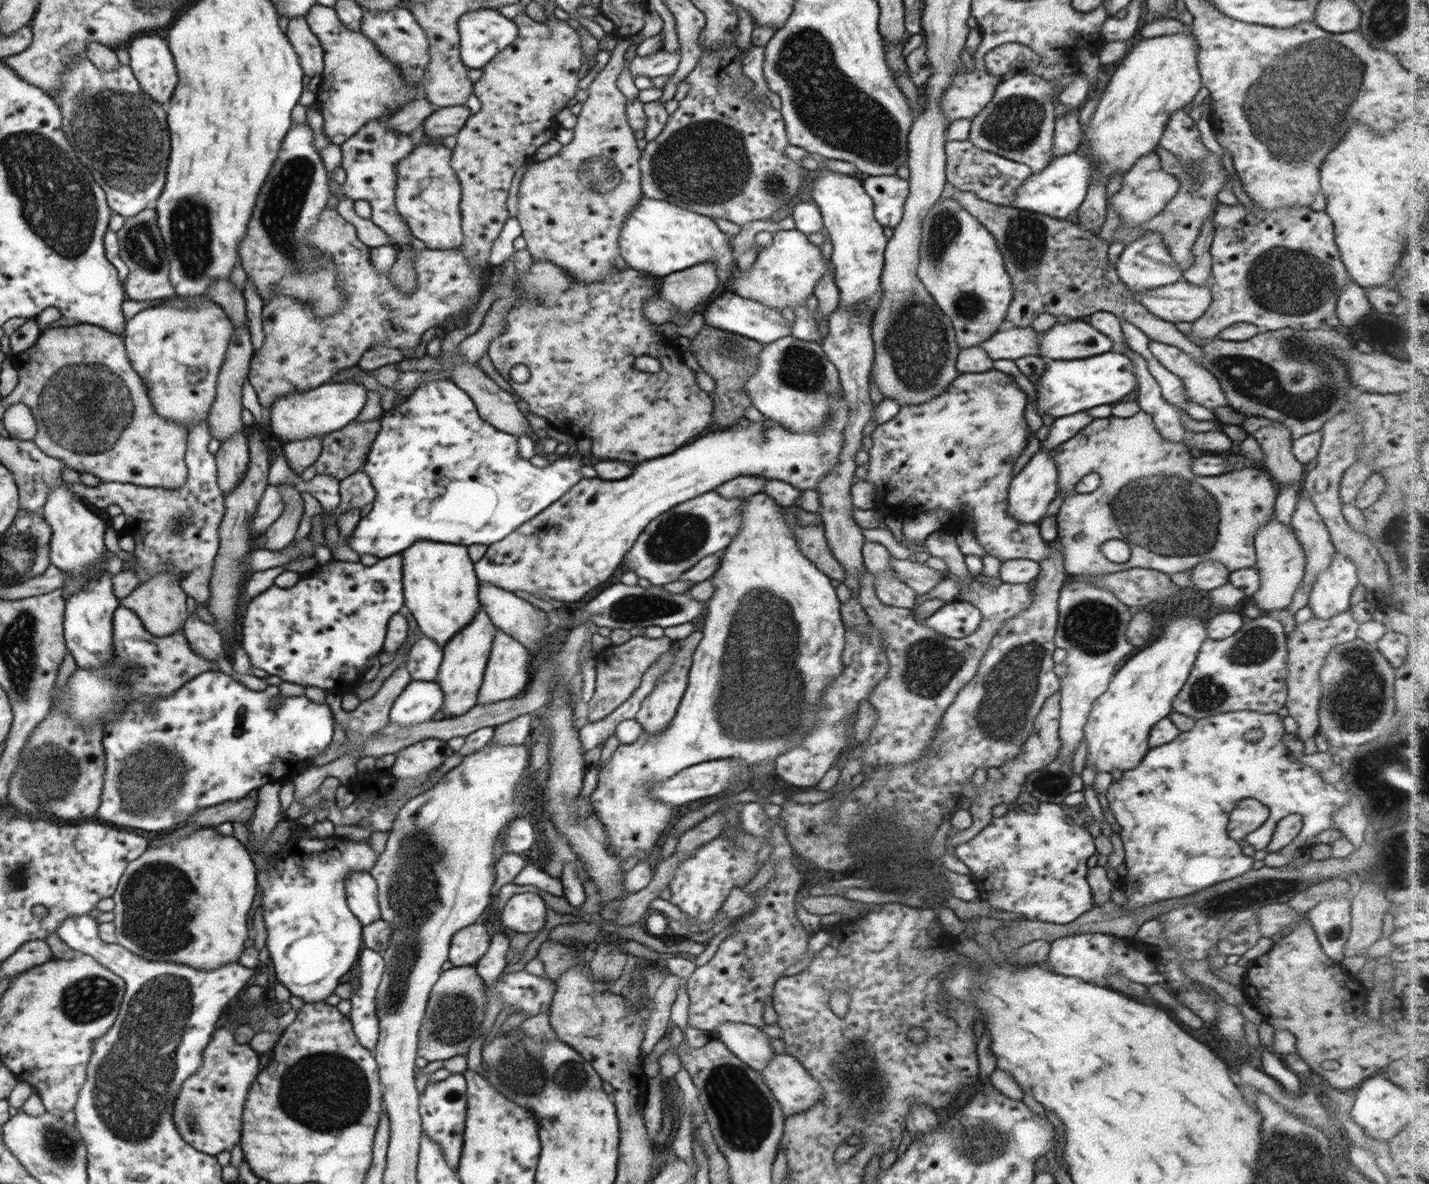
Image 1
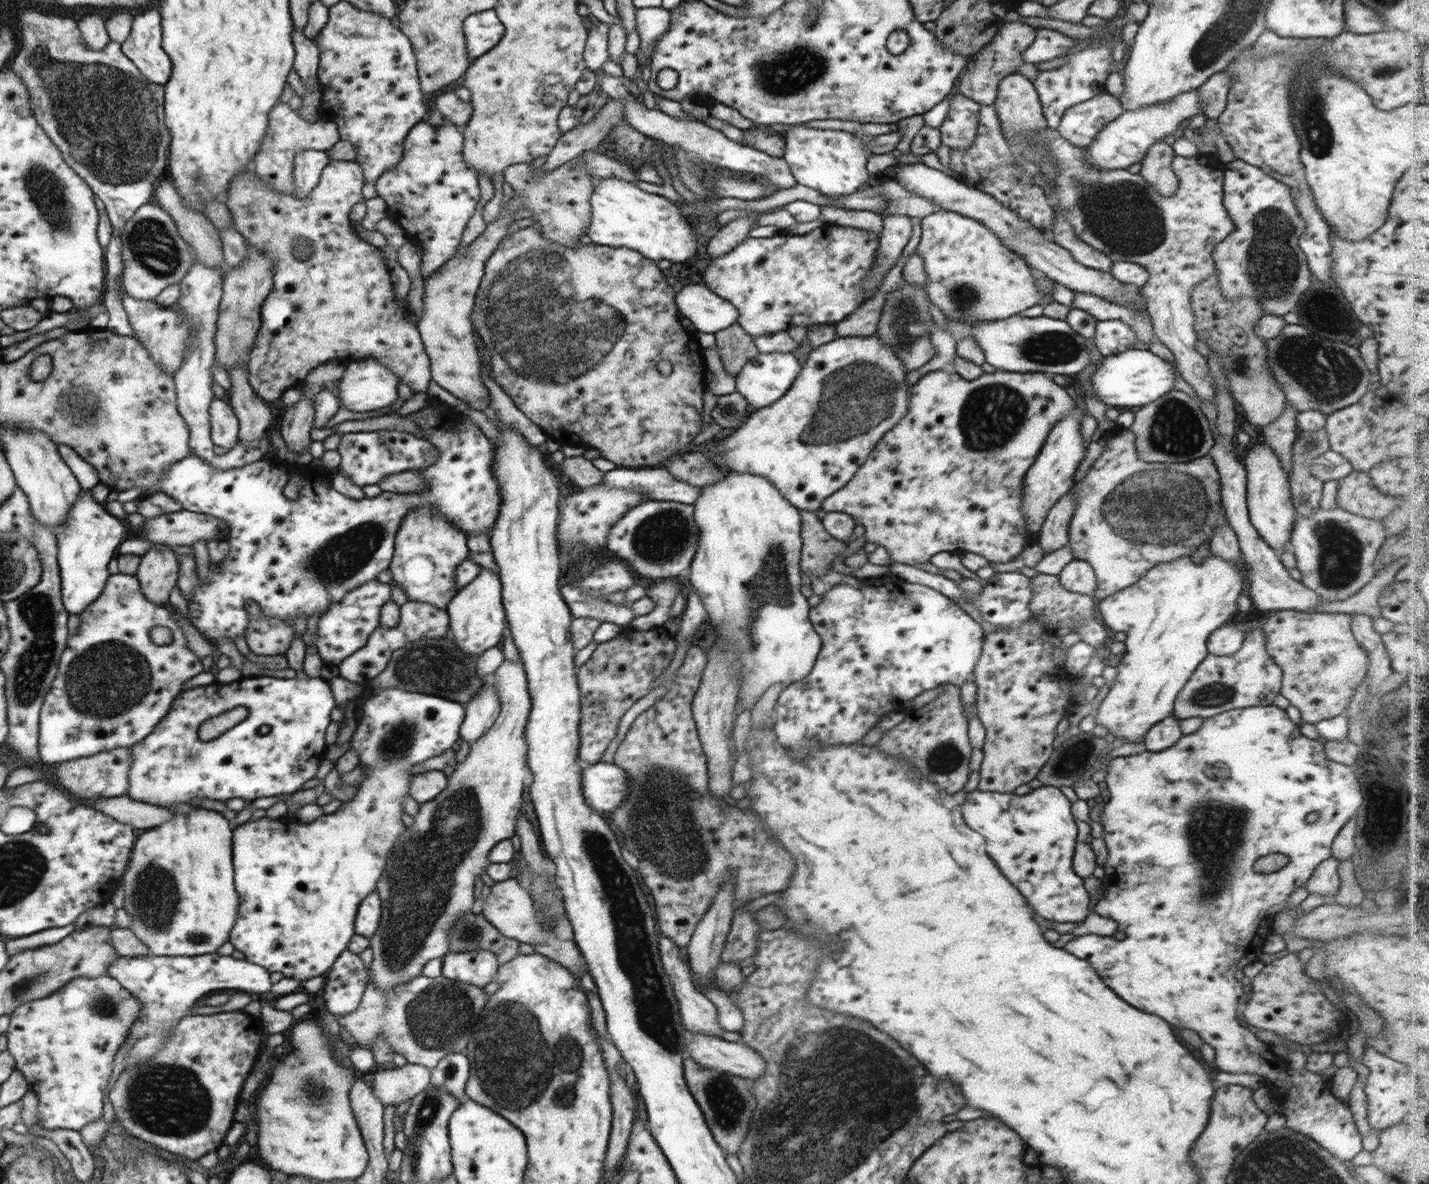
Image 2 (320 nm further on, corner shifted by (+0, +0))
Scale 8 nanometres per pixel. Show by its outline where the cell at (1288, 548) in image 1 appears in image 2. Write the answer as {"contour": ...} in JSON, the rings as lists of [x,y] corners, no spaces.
{"contour":[[[1266,442],[1248,451],[1244,468],[1247,472],[1247,509],[1251,525],[1275,551],[1290,549],[1288,542],[1297,513],[1291,497],[1289,472],[1284,470],[1278,455]]]}

